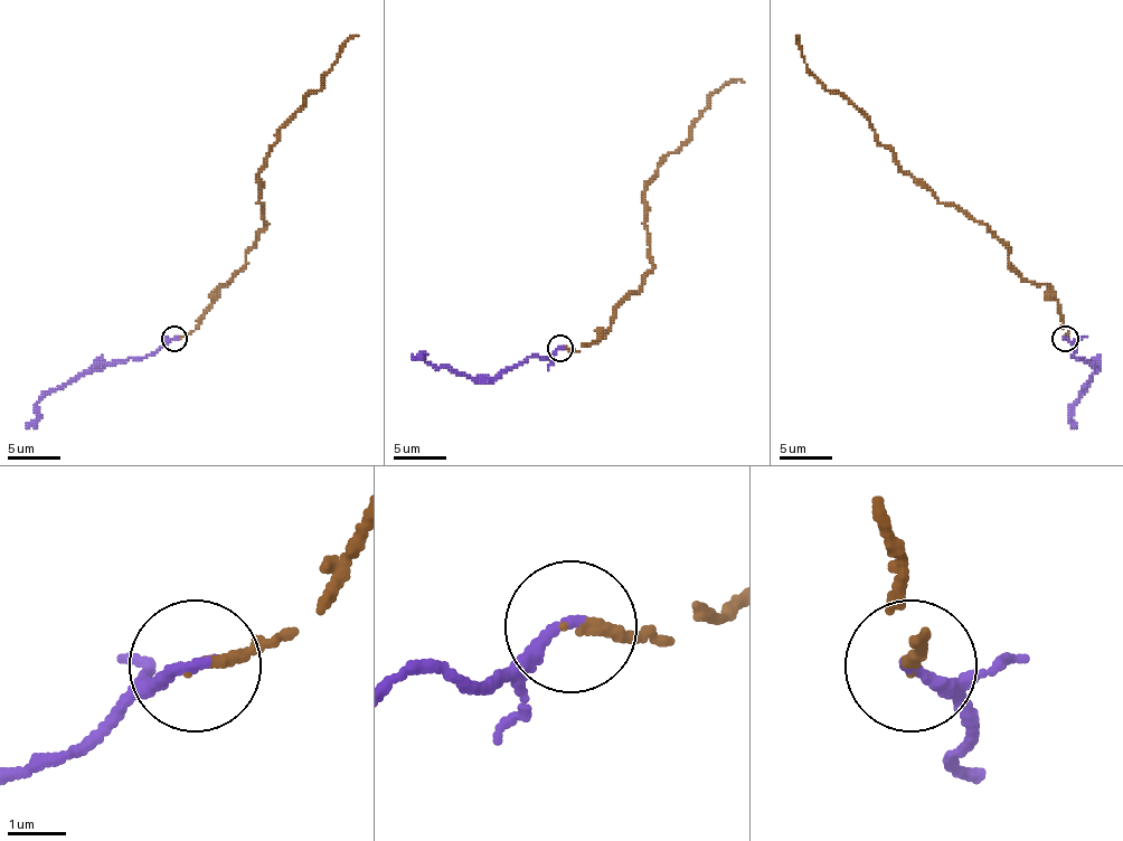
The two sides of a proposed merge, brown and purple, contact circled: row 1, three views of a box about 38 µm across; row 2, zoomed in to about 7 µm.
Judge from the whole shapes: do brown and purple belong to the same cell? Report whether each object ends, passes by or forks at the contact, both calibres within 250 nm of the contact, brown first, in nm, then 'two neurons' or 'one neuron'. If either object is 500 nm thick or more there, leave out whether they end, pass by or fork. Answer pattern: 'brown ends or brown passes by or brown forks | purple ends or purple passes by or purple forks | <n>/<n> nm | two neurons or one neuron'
brown ends | purple ends | 190/200 nm | one neuron

